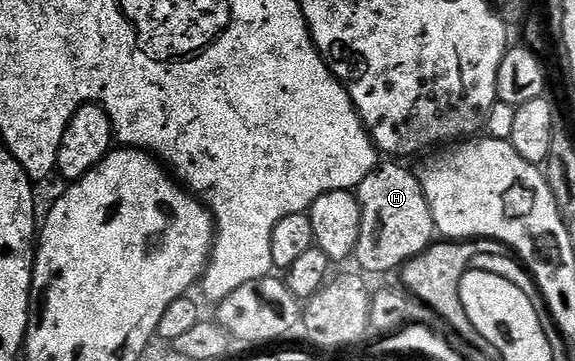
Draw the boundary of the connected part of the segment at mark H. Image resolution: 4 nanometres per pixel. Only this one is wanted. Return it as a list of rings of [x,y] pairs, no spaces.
[[[389,161],[386,165],[379,165],[357,188],[355,194],[361,203],[361,237],[357,242],[355,263],[365,271],[393,271],[404,268],[406,263],[413,260],[416,255],[422,255],[429,247],[433,246],[437,235],[437,225],[429,208],[427,197],[421,188],[420,178],[413,175],[405,167],[400,167],[400,162]]]

